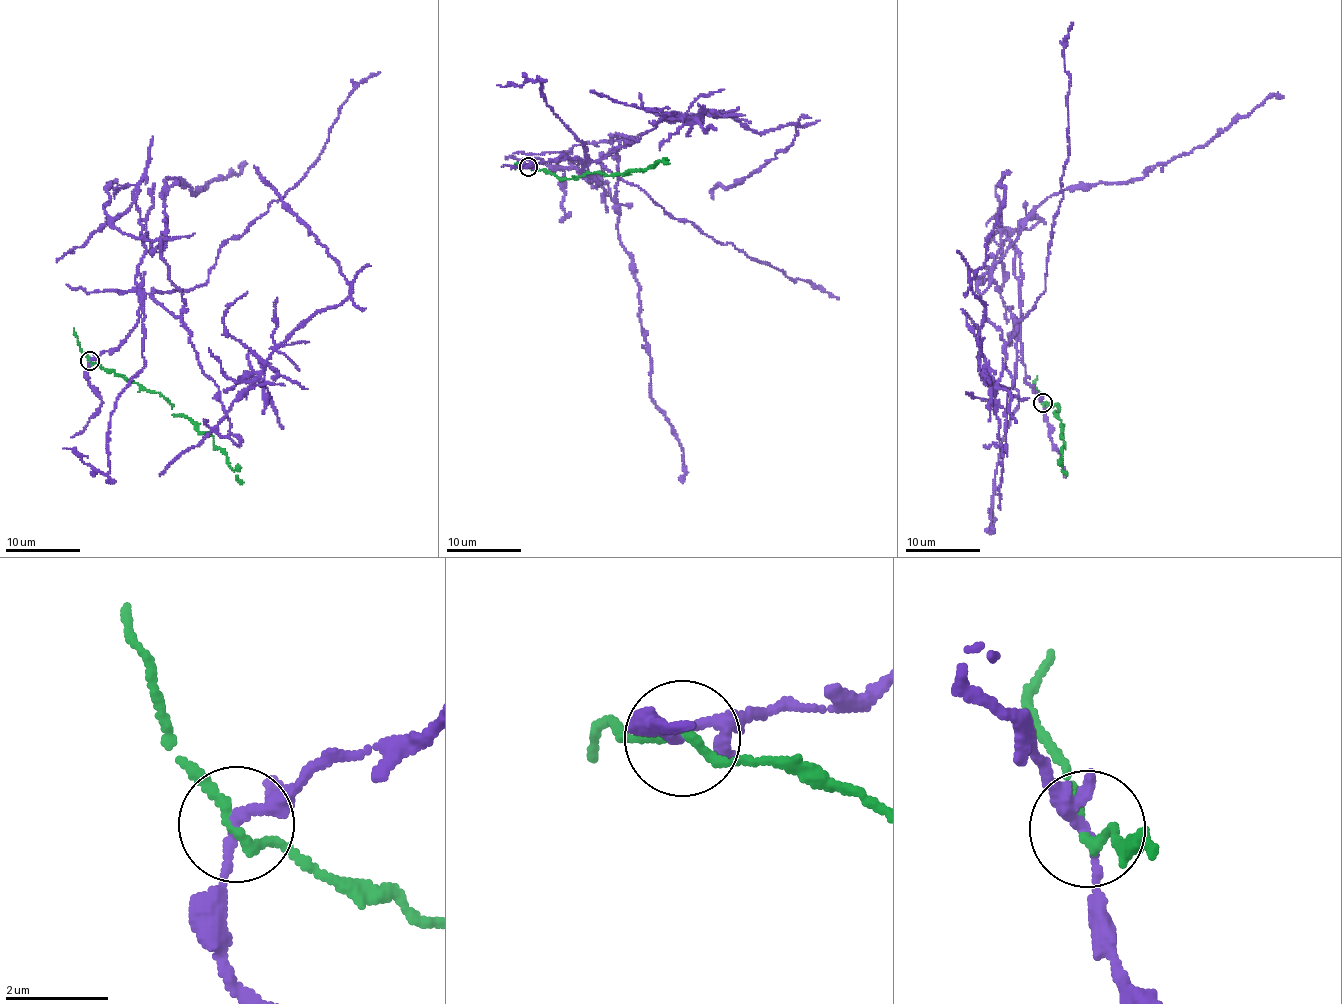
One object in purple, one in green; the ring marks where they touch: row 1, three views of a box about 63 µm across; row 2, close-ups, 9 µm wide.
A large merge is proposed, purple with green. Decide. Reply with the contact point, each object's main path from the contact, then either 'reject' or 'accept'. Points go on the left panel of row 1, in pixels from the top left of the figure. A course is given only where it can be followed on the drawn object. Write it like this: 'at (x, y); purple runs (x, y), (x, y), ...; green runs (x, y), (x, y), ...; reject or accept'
at (90, 361); purple runs (89, 360), (122, 343), (147, 293), (188, 332), (229, 432), (218, 422), (271, 353), (349, 297), (258, 170); green runs (89, 360), (158, 392), (172, 406), (172, 415), (183, 414), (200, 432), (207, 432), (244, 482); reject

